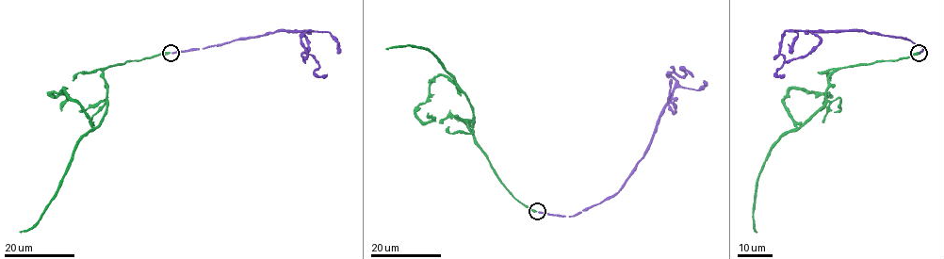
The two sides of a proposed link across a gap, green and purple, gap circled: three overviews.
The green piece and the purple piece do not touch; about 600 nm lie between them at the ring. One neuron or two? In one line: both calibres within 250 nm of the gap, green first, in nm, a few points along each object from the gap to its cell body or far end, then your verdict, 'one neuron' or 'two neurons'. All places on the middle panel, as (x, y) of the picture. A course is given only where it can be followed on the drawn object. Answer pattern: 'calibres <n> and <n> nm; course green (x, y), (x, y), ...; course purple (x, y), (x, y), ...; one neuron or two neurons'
calibres 320 and 280 nm; course green (536, 212), (521, 203), (502, 183), (469, 126), (473, 110), (466, 96), (440, 60), (423, 47), (386, 48); course purple (538, 212), (572, 216), (611, 198), (650, 141), (675, 81), (668, 73), (683, 76), (681, 69), (693, 76); one neuron

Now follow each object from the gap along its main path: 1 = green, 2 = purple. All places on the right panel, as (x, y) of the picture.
1: (919, 53), (834, 71), (825, 103), (772, 148), (755, 195), (756, 232)
2: (919, 53), (923, 48), (912, 41), (863, 31), (786, 31), (780, 53), (784, 62), (776, 72), (784, 74)

